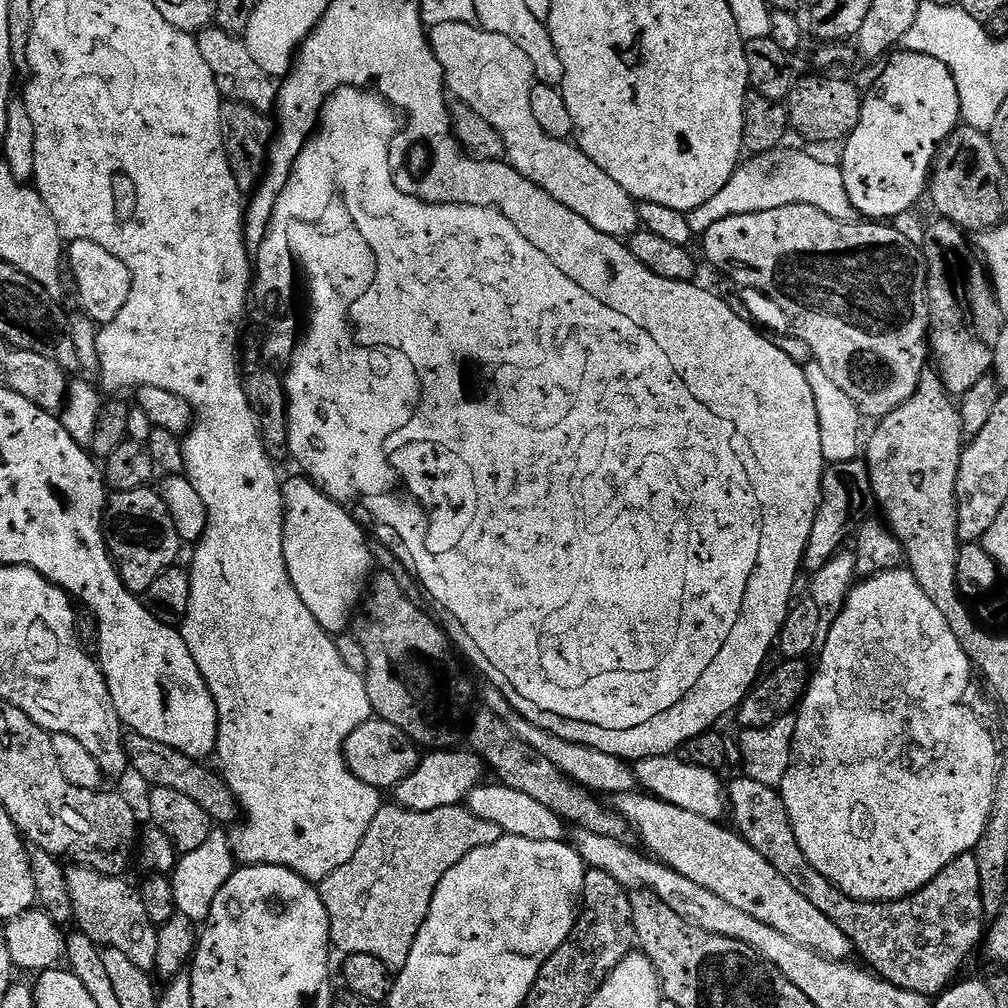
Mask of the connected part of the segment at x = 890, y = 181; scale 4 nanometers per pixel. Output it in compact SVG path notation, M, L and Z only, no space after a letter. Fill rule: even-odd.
M893 51L887 57L877 84L867 89L861 117L853 132L843 141L844 157L838 160L840 173L846 182L846 194L850 194L850 202L857 213L872 222L892 222L895 216L910 211L929 187L936 153L960 123L958 86L947 66L929 54Z

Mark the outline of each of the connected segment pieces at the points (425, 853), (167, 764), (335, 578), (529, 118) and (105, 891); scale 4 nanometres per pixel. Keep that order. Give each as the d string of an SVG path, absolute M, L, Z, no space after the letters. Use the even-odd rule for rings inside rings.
M381 806L374 822L370 822L370 830L366 830L366 834L362 838L362 846L358 846L358 850L354 850L354 858L350 858L350 862L346 862L346 866L338 866L338 870L334 870L334 874L330 874L324 880L319 881L318 887L322 898L322 906L326 908L326 914L330 920L332 944L335 947L340 947L341 953L349 956L370 954L370 958L378 958L378 962L386 962L388 968L399 970L406 966L406 958L410 958L410 950L414 950L414 938L418 938L418 930L422 930L422 922L426 922L426 914L430 910L434 890L438 890L438 882L442 882L442 878L446 878L446 874L450 870L454 870L454 866L458 866L458 862L462 862L462 858L466 858L466 854L494 843L495 840L500 839L502 833L500 827L494 822L486 822L486 818L478 818L466 806L439 808L429 812L411 812L399 806L391 807Z
M129 735L123 743L131 771L137 772L142 779L152 788L165 788L166 790L178 790L178 794L186 794L193 802L198 802L202 810L212 820L213 825L235 825L241 819L240 803L235 794L230 790L228 781L223 775L211 772L199 760L191 760L186 754L174 750L170 746L162 746L145 736Z
M296 474L282 484L284 493L284 541L282 550L286 558L286 570L298 598L306 602L306 610L314 614L318 626L329 634L344 634L351 629L353 619L364 598L365 591L374 575L374 561L369 537L364 537L365 529L359 520L343 505L331 500L314 481L303 474Z
M444 22L442 25L432 26L428 32L428 42L432 45L434 58L438 58L438 66L444 71L447 91L451 95L453 92L459 103L469 104L474 111L482 114L482 118L486 118L486 122L490 122L490 126L494 126L494 130L498 130L502 142L506 142L507 163L511 164L514 170L518 170L522 178L530 178L530 182L546 190L550 198L558 198L558 202L574 210L578 218L586 218L586 222L590 222L590 226L594 226L594 230L605 238L627 238L632 233L641 231L640 209L632 195L622 190L622 186L618 186L618 182L614 182L614 178L610 178L610 174L606 174L606 170L602 170L602 166L598 166L575 143L550 138L550 134L546 134L546 130L538 126L534 113L530 110L535 70L530 58L518 43L476 24L462 25L460 22Z
M72 866L65 871L66 886L70 888L70 902L74 906L74 924L79 931L84 932L101 949L113 948L126 954L138 970L151 973L156 967L158 958L158 938L160 933L157 925L152 924L146 914L146 906L142 904L142 898L135 887L127 884L127 879L118 876L104 876L95 872L93 868Z

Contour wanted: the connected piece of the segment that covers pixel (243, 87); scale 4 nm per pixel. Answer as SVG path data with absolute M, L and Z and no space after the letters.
M209 26L196 36L196 45L202 54L202 59L206 62L206 66L210 66L210 74L214 74L214 82L225 101L234 104L245 104L265 114L271 113L275 109L276 97L278 95L277 81L273 77L268 76L266 70L262 70L262 66L258 66L258 62L254 62L254 57L250 55L250 50L246 50L241 37L230 36L220 28Z

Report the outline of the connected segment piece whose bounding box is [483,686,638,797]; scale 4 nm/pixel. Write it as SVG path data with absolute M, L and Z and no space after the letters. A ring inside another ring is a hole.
M493 686L485 690L483 707L487 711L498 714L498 718L502 718L502 722L506 722L506 726L510 726L512 733L522 742L526 742L526 746L534 746L534 750L538 750L542 758L550 758L550 762L554 762L554 766L558 766L562 774L569 776L572 783L581 784L593 794L612 792L613 797L637 791L636 773L631 763L621 760L618 756L602 754L602 750L594 750L590 746L578 746L578 742L566 742L558 738L558 734L550 734L550 730L542 730L542 726L534 726L534 722L522 718L522 714L518 714L518 710L510 706L510 702L500 693L499 687Z

